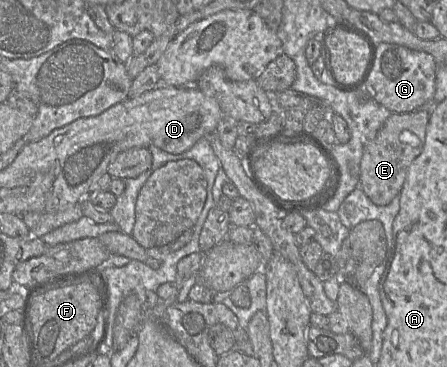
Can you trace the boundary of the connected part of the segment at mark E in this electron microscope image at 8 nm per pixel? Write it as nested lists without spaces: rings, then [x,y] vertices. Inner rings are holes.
[[[424,109],[411,112],[392,112],[376,137],[368,142],[360,164],[359,186],[378,206],[388,205],[400,194],[412,162],[423,150],[430,114]]]

